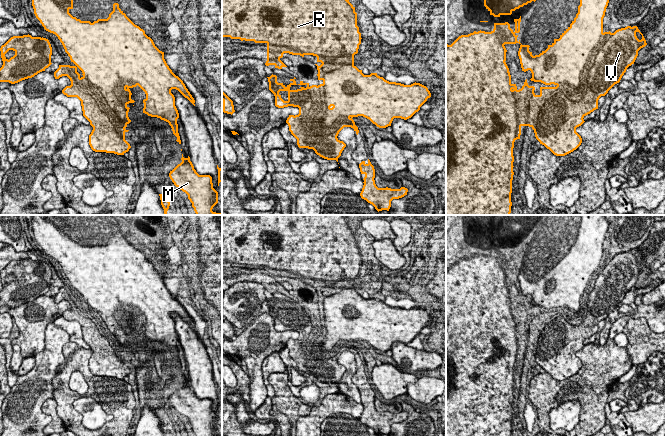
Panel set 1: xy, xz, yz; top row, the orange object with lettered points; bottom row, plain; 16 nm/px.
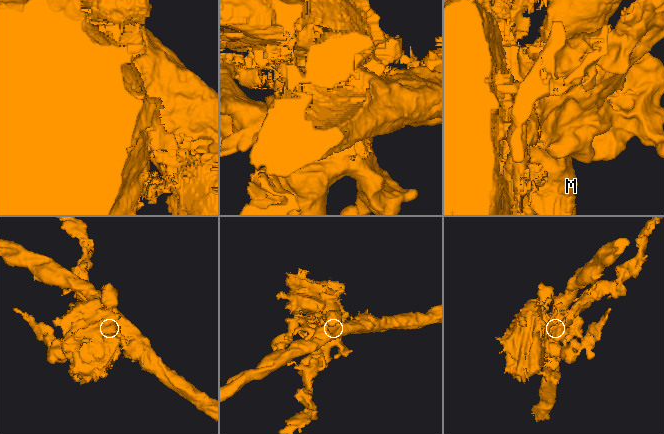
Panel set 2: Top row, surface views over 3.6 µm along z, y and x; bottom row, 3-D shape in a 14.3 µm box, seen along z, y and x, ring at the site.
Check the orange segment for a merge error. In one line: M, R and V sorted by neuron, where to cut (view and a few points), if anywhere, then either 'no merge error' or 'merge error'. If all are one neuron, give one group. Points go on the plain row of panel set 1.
M / R V; cut in yz along (603, 257), (592, 274), (580, 310), (575, 313), (557, 309); merge error

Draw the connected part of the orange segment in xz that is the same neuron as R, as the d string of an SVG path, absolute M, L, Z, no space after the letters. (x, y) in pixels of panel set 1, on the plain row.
M222 215L222 261L267 268L266 290L287 291L280 283L284 277L313 279L317 286L318 304L343 289L354 289L354 279L361 268L355 231L345 222L343 215Z

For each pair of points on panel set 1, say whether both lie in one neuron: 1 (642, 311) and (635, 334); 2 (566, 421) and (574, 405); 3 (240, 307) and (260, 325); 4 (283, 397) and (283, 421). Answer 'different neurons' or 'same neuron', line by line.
1: different neurons
2: same neuron
3: different neurons
4: different neurons

